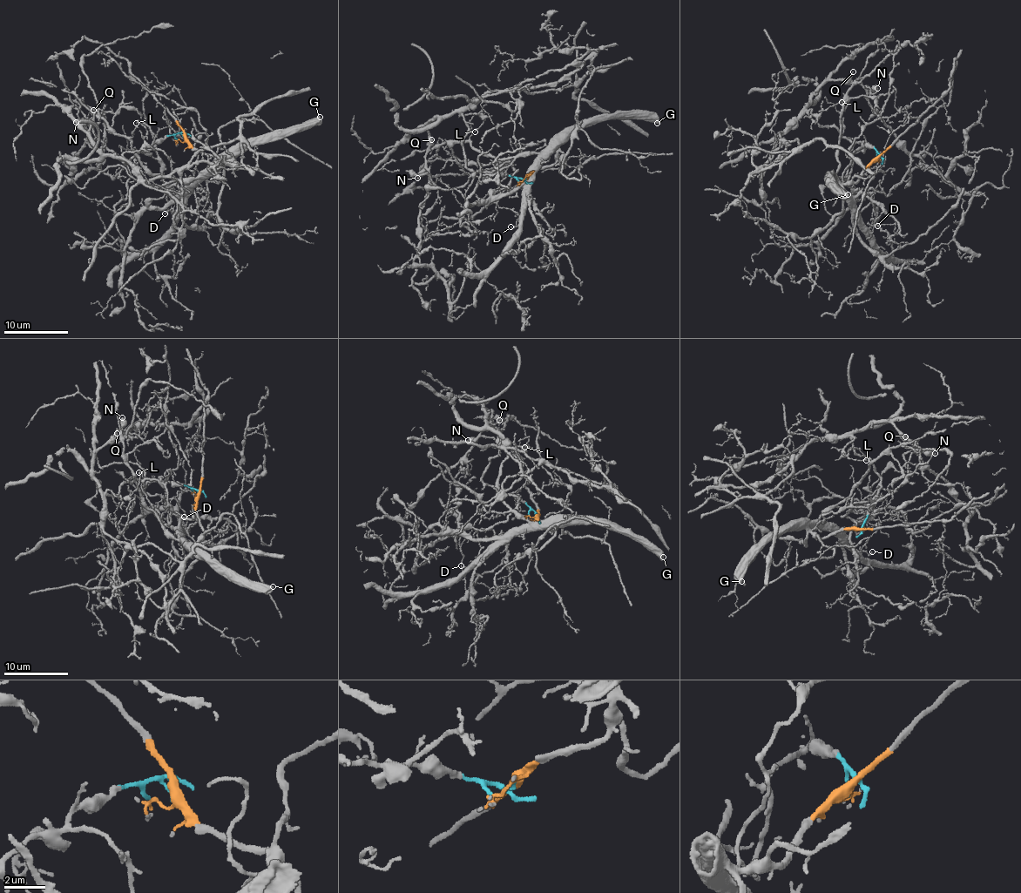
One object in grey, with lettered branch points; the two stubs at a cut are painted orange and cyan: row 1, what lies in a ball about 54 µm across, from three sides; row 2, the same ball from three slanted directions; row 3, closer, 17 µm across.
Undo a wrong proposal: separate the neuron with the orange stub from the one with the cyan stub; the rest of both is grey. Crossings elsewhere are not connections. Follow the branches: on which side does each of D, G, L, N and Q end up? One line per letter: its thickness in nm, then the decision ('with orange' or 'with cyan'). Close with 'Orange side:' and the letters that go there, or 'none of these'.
D: calibre 70 nm; with orange
G: calibre 550 nm; with orange
L: calibre 160 nm; with cyan
N: calibre 440 nm; with cyan
Q: calibre 130 nm; with cyan
Orange side: D, G

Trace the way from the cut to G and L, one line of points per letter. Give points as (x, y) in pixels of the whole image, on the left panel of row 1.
G: (183, 136), (193, 147), (215, 157), (215, 163), (266, 135), (310, 126), (320, 116)
L: (183, 136), (165, 135), (123, 163), (130, 161), (122, 157), (127, 152), (143, 145), (145, 127), (137, 124)

